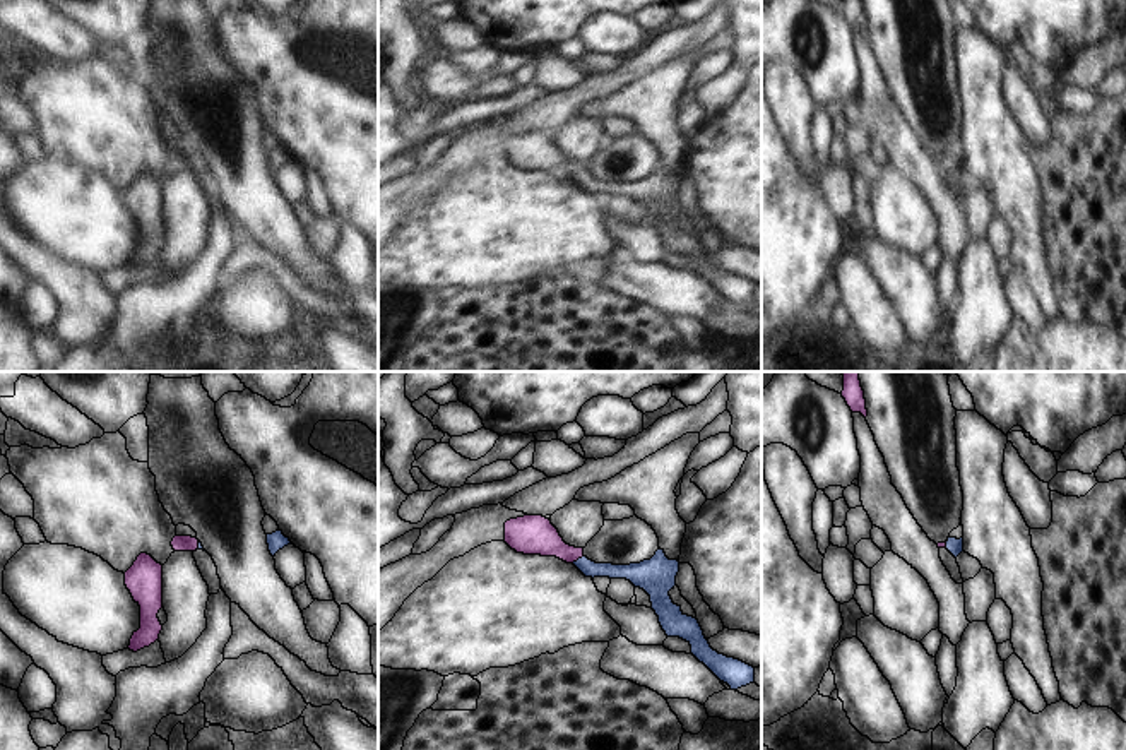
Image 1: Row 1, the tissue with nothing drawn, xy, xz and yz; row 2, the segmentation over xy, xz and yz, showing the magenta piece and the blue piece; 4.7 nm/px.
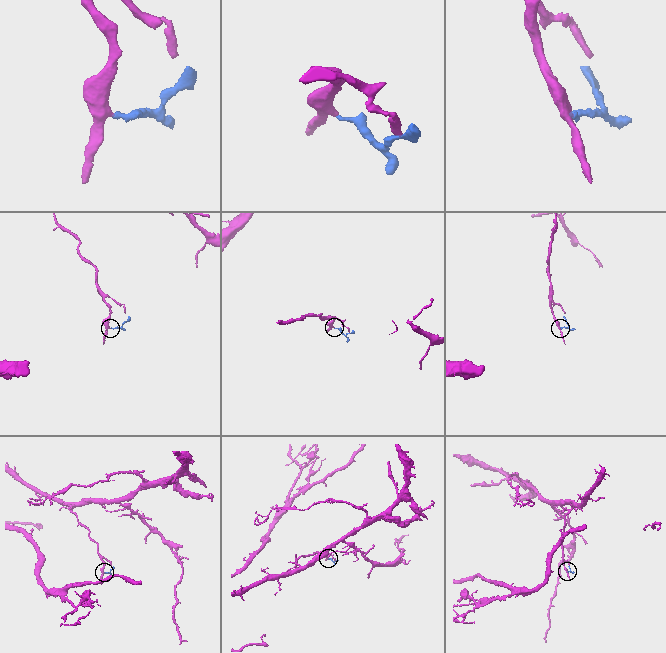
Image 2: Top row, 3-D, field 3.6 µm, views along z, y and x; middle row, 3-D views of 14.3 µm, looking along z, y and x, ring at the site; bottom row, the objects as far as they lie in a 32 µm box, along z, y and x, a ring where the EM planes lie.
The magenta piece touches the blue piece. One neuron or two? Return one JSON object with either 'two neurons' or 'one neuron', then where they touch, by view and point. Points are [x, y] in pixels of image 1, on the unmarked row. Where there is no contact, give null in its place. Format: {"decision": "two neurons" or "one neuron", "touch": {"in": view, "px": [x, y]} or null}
{"decision": "one neuron", "touch": {"in": "xz", "px": [577, 175]}}

